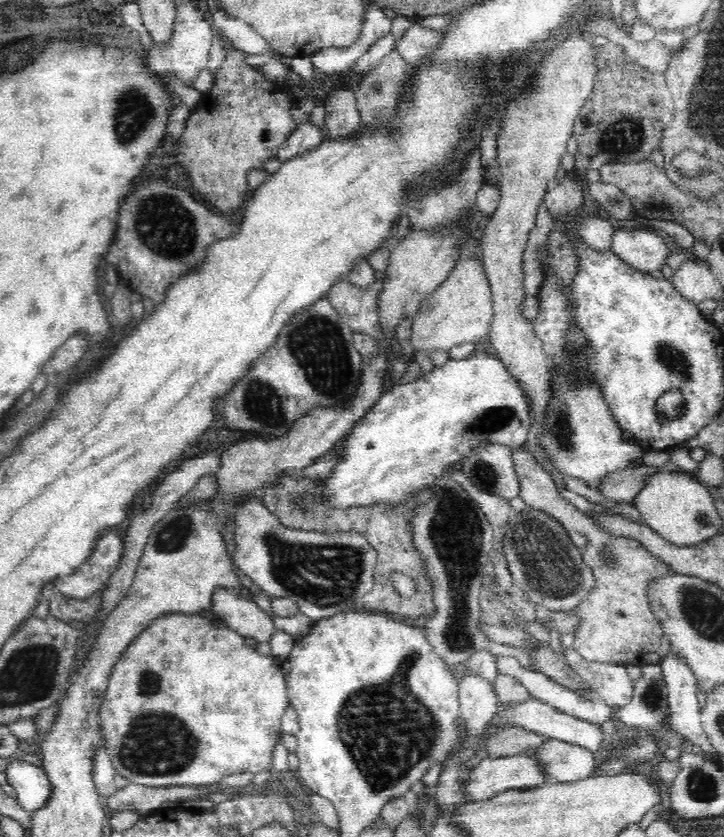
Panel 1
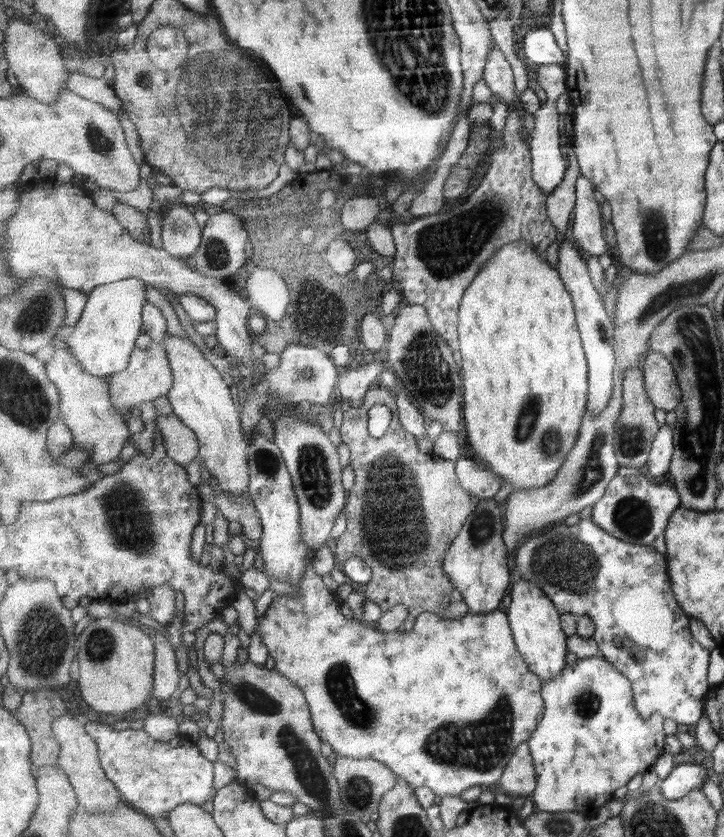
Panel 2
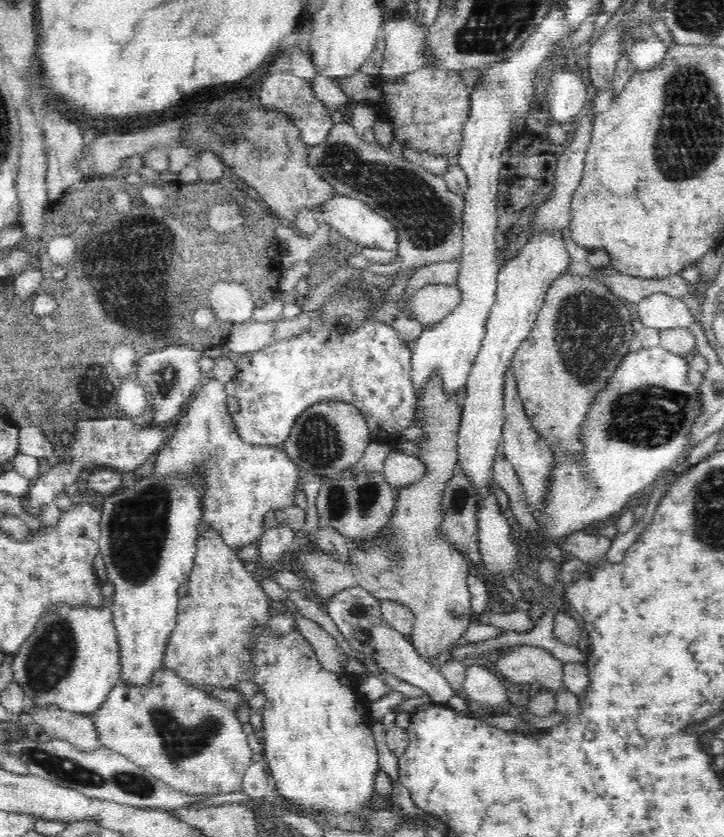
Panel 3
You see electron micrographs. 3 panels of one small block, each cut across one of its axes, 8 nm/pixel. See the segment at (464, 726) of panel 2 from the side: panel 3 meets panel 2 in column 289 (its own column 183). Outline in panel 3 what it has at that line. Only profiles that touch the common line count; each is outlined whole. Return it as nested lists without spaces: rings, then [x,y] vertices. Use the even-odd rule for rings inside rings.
[[[210,523],[199,534],[194,566],[186,584],[187,594],[178,601],[177,623],[168,639],[167,649],[162,660],[163,666],[175,670],[180,678],[191,682],[194,686],[207,691],[208,687],[231,690],[238,682],[248,680],[244,673],[248,663],[248,630],[254,622],[269,624],[273,603],[264,592],[261,584],[254,580],[244,567],[244,562],[224,542],[223,535]]]

